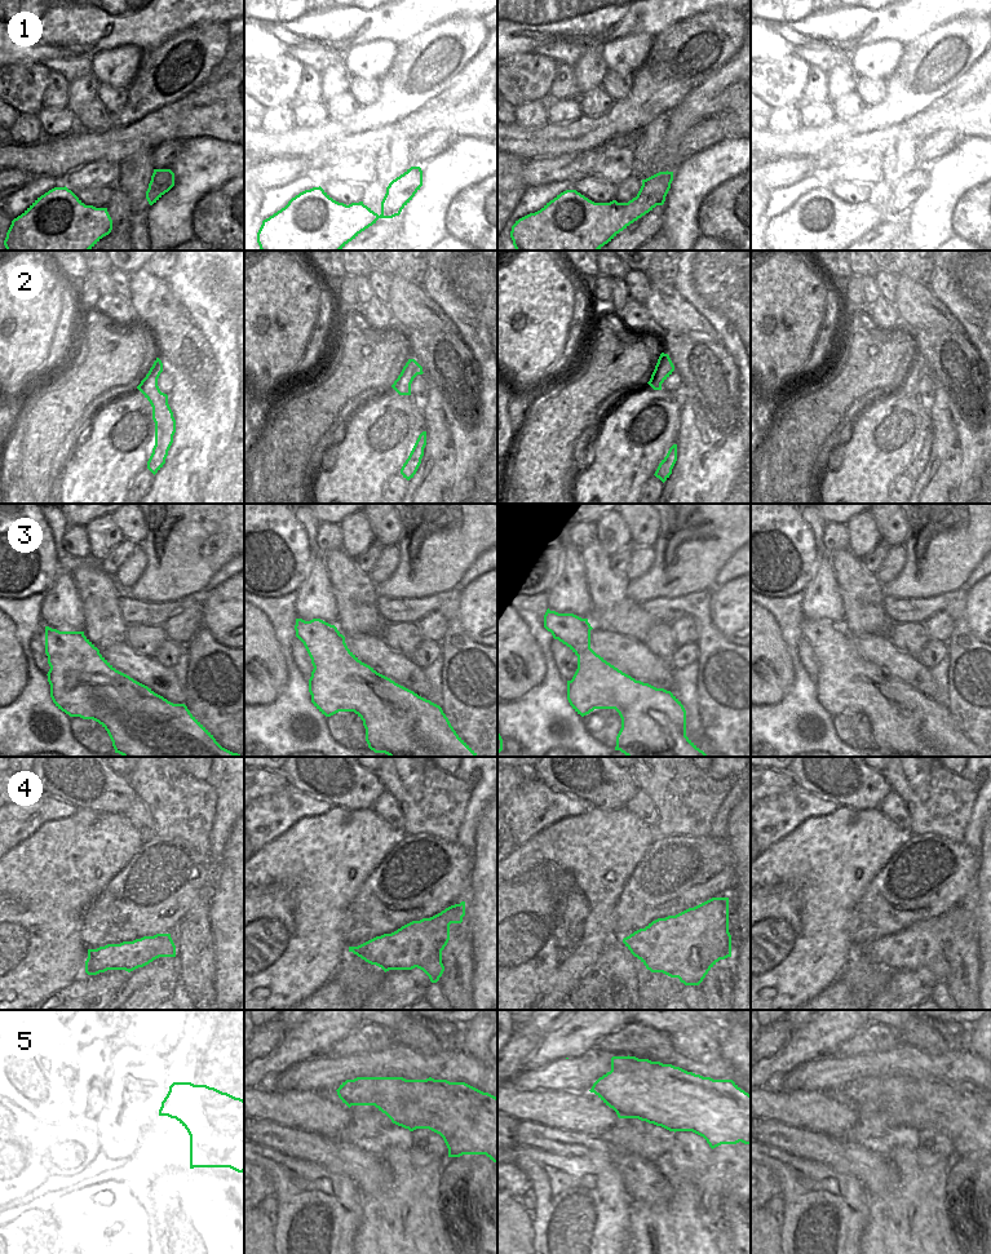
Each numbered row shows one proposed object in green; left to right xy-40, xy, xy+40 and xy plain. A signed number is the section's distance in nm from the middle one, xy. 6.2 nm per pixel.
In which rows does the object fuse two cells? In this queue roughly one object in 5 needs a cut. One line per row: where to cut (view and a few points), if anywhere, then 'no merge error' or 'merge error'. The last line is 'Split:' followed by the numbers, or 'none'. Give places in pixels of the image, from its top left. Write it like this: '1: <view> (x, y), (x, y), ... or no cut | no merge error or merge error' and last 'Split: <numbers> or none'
1: no cut | no merge error
2: no cut | no merge error
3: no cut | no merge error
4: no cut | no merge error
5: no cut | no merge error
Split: none

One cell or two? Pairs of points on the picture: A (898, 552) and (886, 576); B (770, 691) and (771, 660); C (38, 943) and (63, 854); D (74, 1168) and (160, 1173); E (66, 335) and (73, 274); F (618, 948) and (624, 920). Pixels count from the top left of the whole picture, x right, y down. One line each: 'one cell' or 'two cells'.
A: one cell
B: one cell
C: one cell
D: two cells
E: two cells
F: two cells

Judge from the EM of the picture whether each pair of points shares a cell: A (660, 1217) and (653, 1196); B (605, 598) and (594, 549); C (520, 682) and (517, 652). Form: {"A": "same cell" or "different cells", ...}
{"A": "different cells", "B": "same cell", "C": "same cell"}

